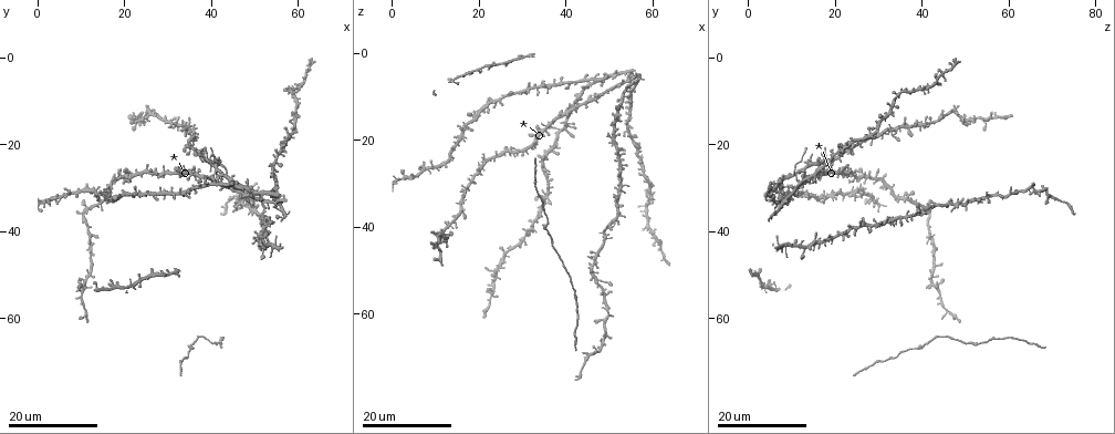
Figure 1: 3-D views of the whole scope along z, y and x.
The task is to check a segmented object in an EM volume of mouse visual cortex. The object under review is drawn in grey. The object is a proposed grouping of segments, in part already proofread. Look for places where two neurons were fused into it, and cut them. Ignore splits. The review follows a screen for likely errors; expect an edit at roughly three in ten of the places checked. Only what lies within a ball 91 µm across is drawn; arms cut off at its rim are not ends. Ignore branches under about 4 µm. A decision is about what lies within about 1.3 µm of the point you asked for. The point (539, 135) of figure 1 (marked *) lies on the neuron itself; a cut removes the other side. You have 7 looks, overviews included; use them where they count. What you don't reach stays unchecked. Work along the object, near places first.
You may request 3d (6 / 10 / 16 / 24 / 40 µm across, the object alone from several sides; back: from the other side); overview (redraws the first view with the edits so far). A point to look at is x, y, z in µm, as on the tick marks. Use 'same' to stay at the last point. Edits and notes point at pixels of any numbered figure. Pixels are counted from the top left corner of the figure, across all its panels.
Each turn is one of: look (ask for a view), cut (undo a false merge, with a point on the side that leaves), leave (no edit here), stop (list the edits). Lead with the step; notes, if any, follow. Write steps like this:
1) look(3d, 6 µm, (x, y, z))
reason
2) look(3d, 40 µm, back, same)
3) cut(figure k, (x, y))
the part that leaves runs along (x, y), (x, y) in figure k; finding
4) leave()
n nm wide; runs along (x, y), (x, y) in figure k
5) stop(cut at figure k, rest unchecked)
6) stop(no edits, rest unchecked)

look(3d, 16 µm, (1.0, 33.5, 29.5))
small branch off a trunk

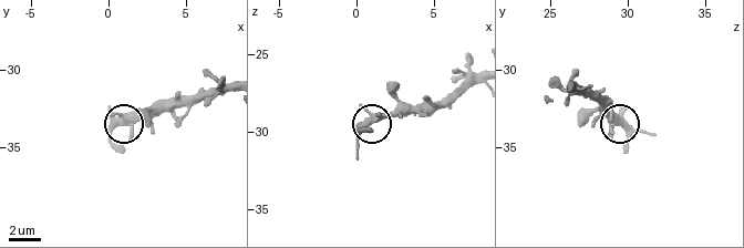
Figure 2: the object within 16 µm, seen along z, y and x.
look(3d, 6 µm, (0.8, 33.6, 29.6))

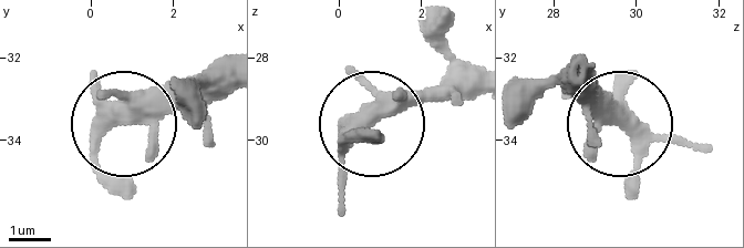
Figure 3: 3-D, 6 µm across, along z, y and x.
leave()
runs along (471, 74), (438, 78), (343, 138), (372, 138) in figure 3; continuous, no second neuron

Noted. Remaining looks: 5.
look(3d, 16 µm, (22.0, 14.0, 56.5))
narrows sharply

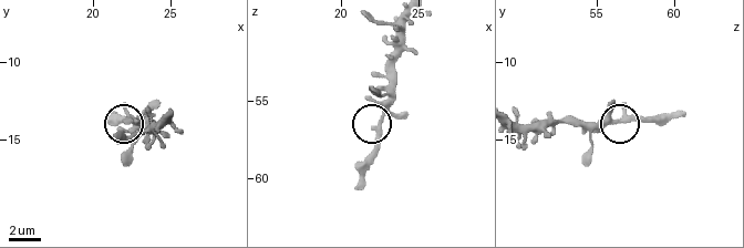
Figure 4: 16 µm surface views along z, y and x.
look(3d, 6 µm, (22.6, 14.0, 56.4))

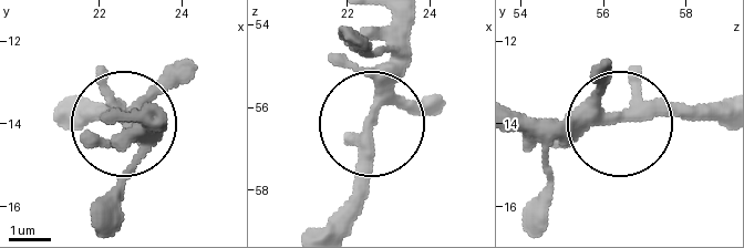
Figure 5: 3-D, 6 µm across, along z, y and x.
leave()
300 nm wide; all the same neuron

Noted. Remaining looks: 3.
look(3d, 24 µm, (43.0, 26.5, 10.5))
four or more arms meet

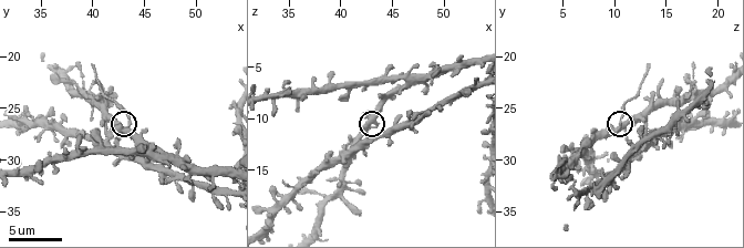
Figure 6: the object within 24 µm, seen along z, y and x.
look(3d, 10 µm, (43.2, 26.8, 10.0))
zoom in

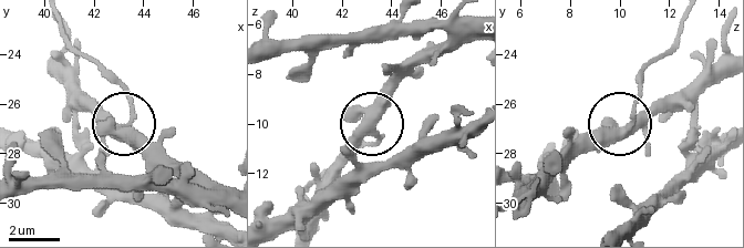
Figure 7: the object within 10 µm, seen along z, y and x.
cut(figure 7, (130, 92))
a second neuron is stuck on

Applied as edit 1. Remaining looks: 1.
stop(cut at figure 7, rest unchecked)

